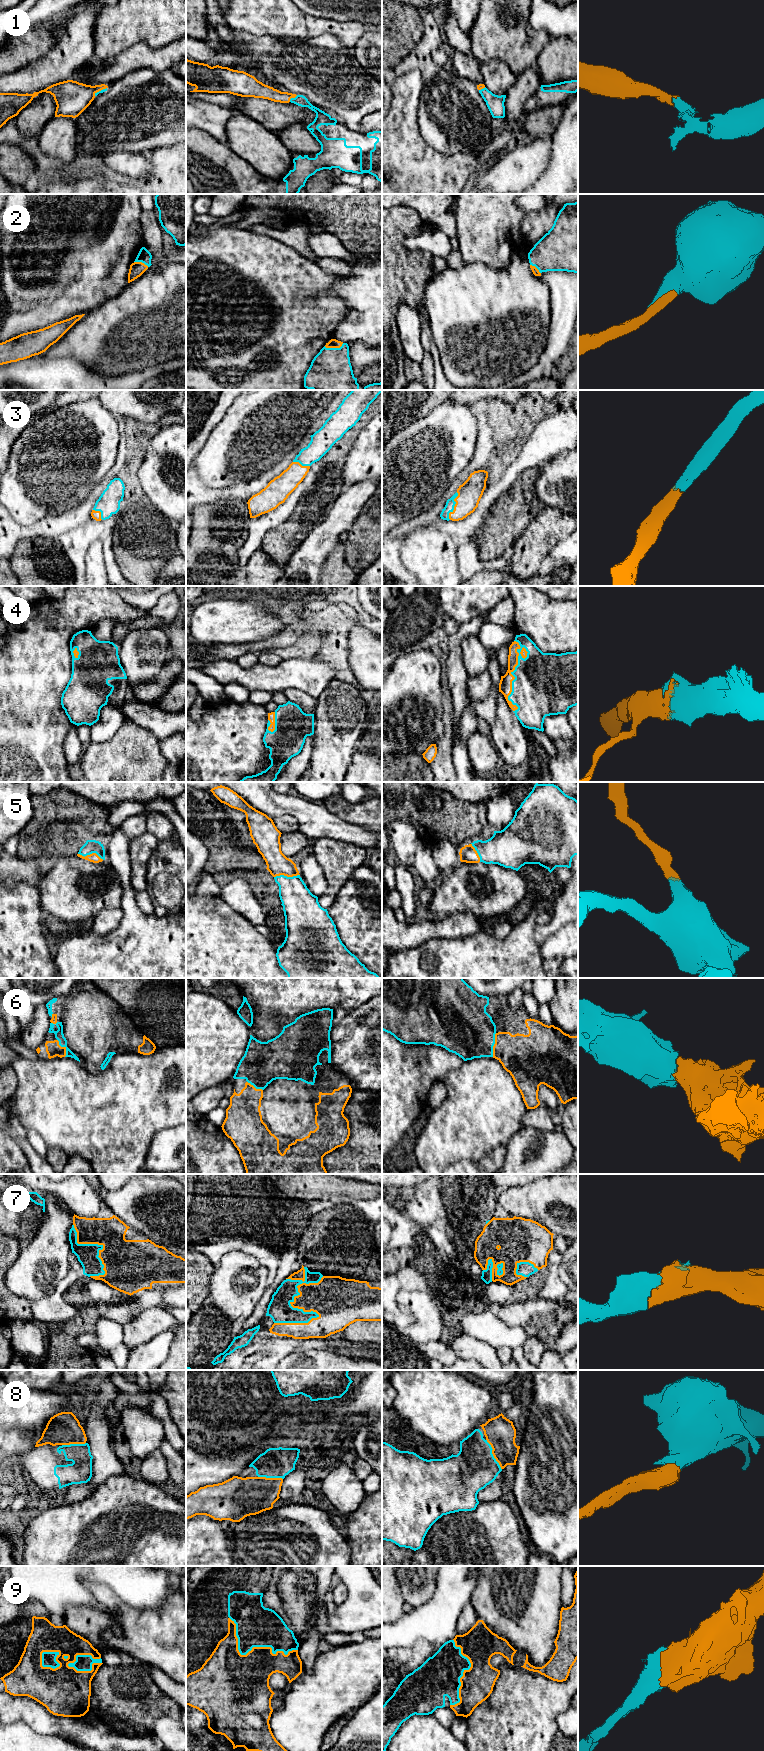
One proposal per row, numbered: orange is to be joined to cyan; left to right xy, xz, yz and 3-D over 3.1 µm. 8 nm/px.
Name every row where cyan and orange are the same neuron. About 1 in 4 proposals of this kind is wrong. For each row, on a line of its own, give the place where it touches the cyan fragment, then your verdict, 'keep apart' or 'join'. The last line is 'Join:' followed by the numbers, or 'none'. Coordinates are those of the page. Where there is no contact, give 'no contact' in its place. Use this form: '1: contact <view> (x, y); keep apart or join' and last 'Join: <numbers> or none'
1: contact xz (292, 98); join
2: contact xz (333, 348); join
3: contact yz (454, 505); join
4: contact yz (514, 676); join
5: contact xz (286, 876); join
6: contact yz (493, 1045); join
7: contact xz (303, 1311); join
8: contact yz (492, 1454); join
9: contact xz (252, 1647); join
Join: 1, 2, 3, 4, 5, 6, 7, 8, 9

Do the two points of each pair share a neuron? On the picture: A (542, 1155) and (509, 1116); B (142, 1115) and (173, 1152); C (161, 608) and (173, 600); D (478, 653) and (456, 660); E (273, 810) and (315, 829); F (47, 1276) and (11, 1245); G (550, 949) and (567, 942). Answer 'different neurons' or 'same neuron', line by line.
A: different neurons
B: different neurons
C: same neuron
D: different neurons
E: same neuron
F: different neurons
G: same neuron

